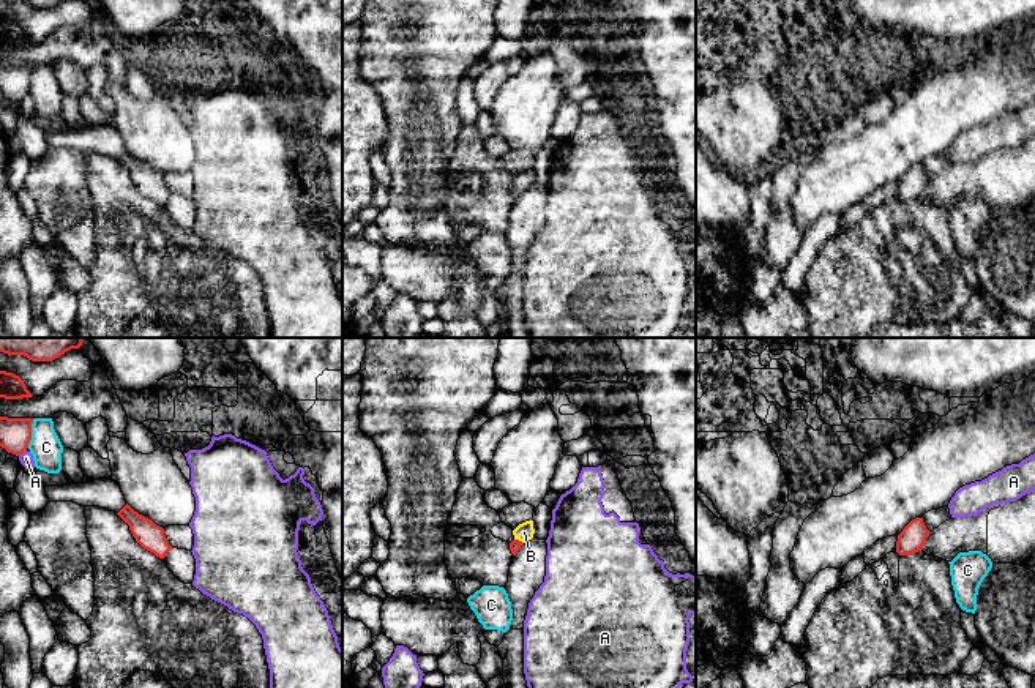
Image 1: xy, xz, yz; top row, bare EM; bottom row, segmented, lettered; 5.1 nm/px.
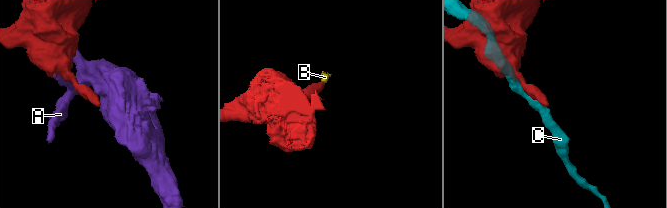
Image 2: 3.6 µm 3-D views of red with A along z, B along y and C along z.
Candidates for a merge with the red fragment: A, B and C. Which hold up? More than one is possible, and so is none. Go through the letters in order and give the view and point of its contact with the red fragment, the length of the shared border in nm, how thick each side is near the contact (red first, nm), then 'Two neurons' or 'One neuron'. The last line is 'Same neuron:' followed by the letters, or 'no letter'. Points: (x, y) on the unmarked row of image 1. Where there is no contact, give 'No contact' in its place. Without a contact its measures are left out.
A: Touches red at xy (22, 98). Shared border 60 nm. Thickness 160 nm (red) against 70 nm. Two neurons
B: Touches red at xz (518, 186). Shared border 50 nm. Thickness 60 nm (red) against 90 nm. One neuron
C: Touches red at xy (30, 79). Shared border 160 nm. Thickness 160 nm (red) against 160 nm. Two neurons
Same neuron: B

